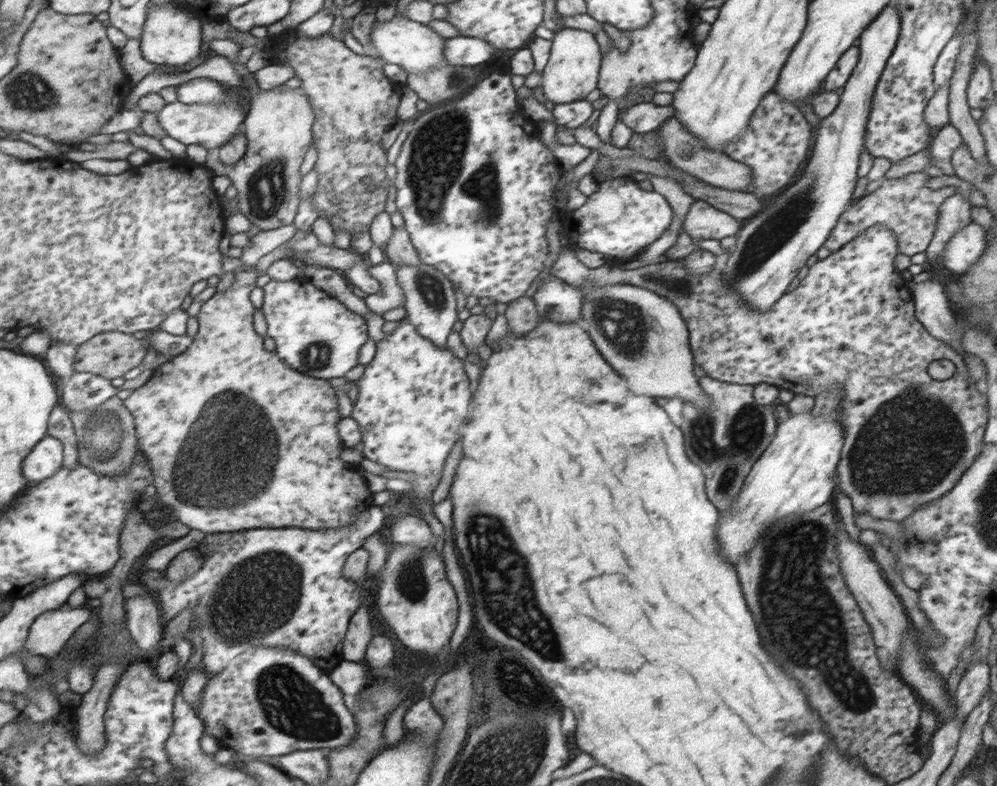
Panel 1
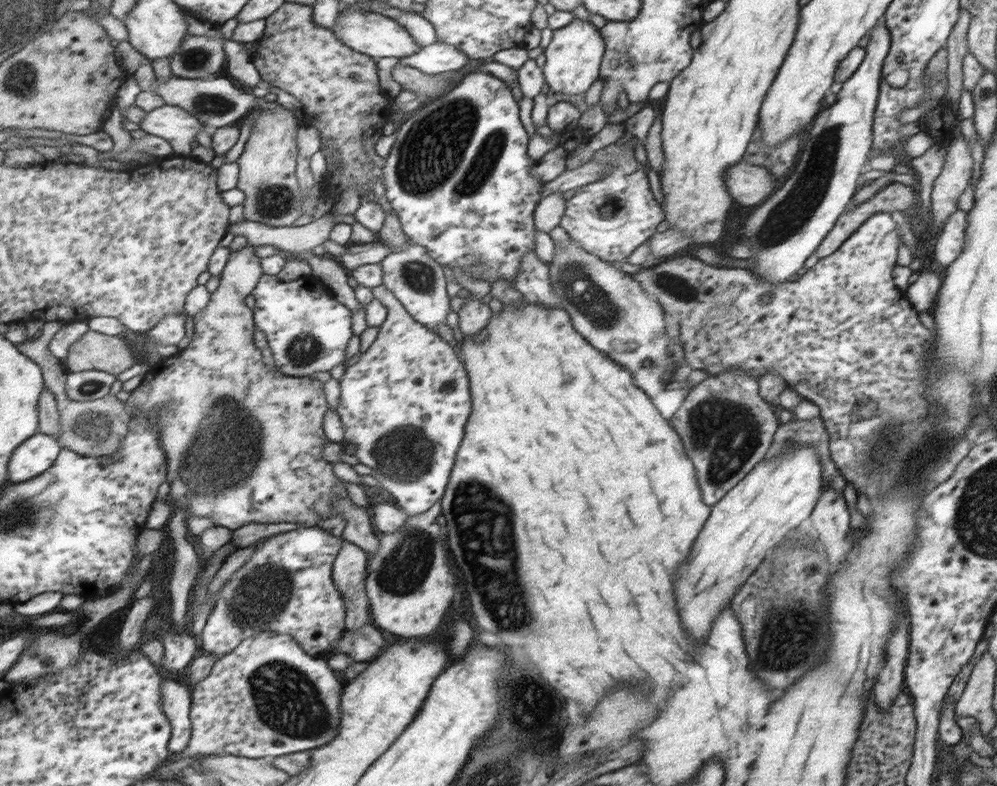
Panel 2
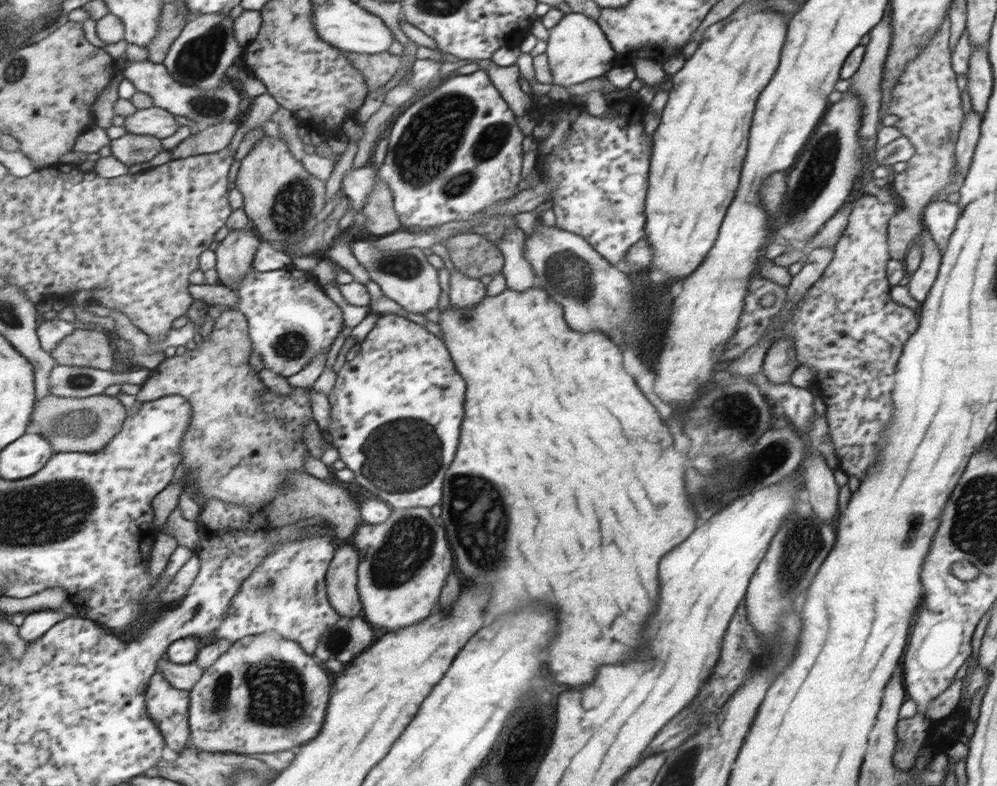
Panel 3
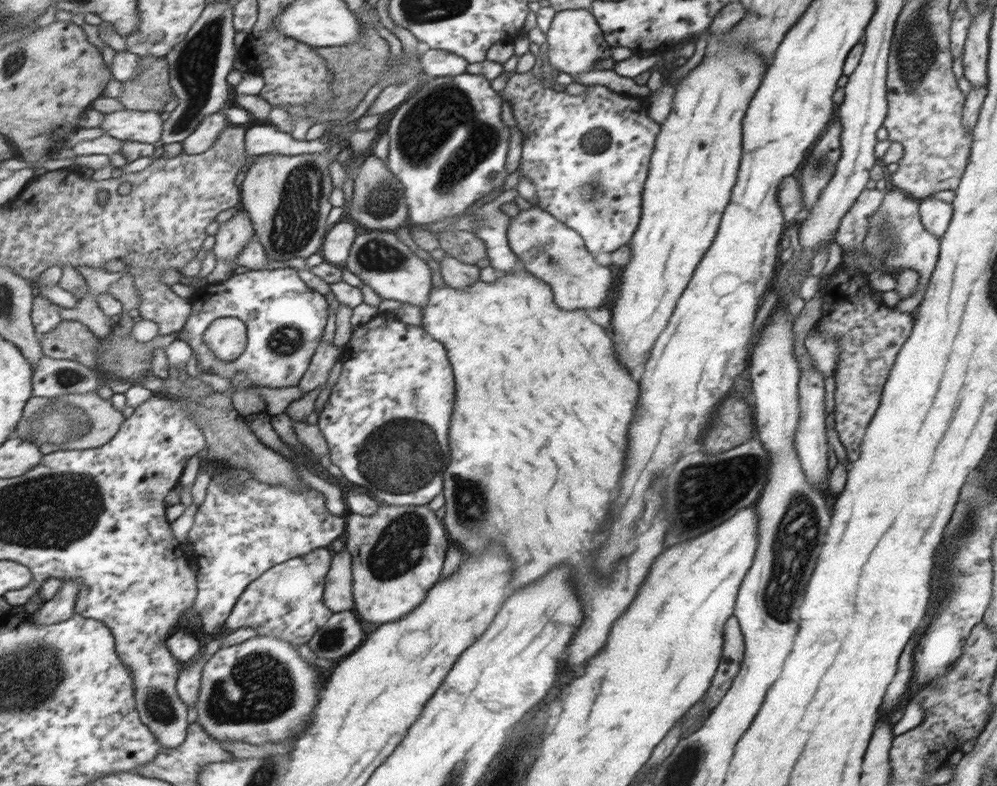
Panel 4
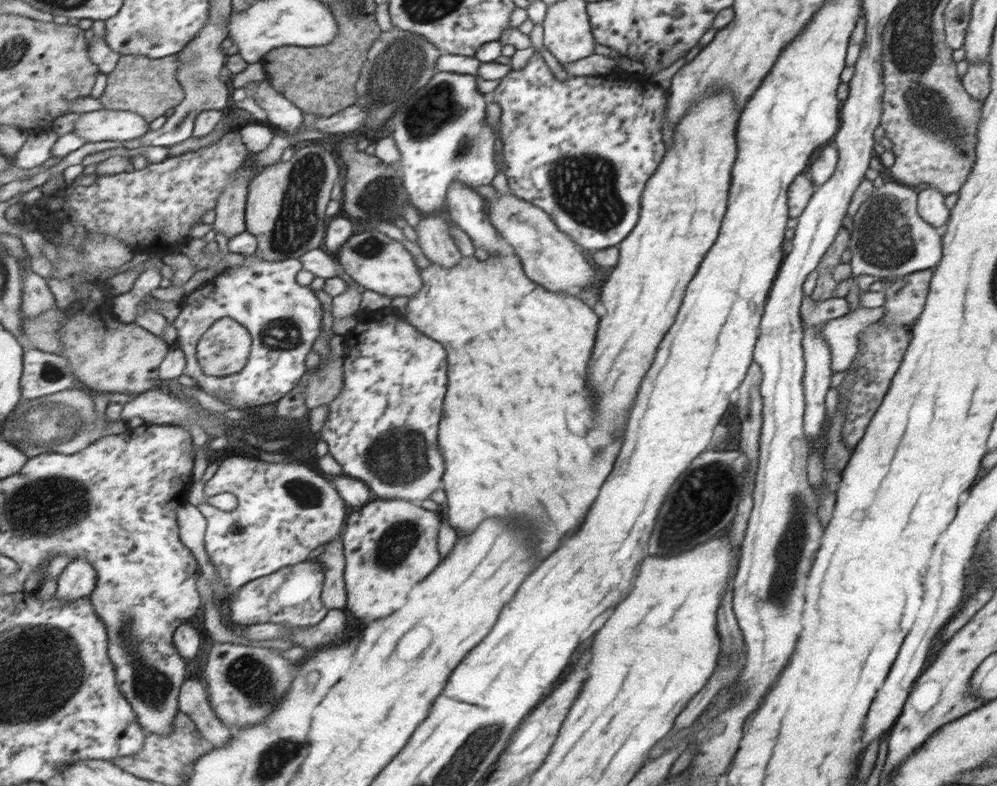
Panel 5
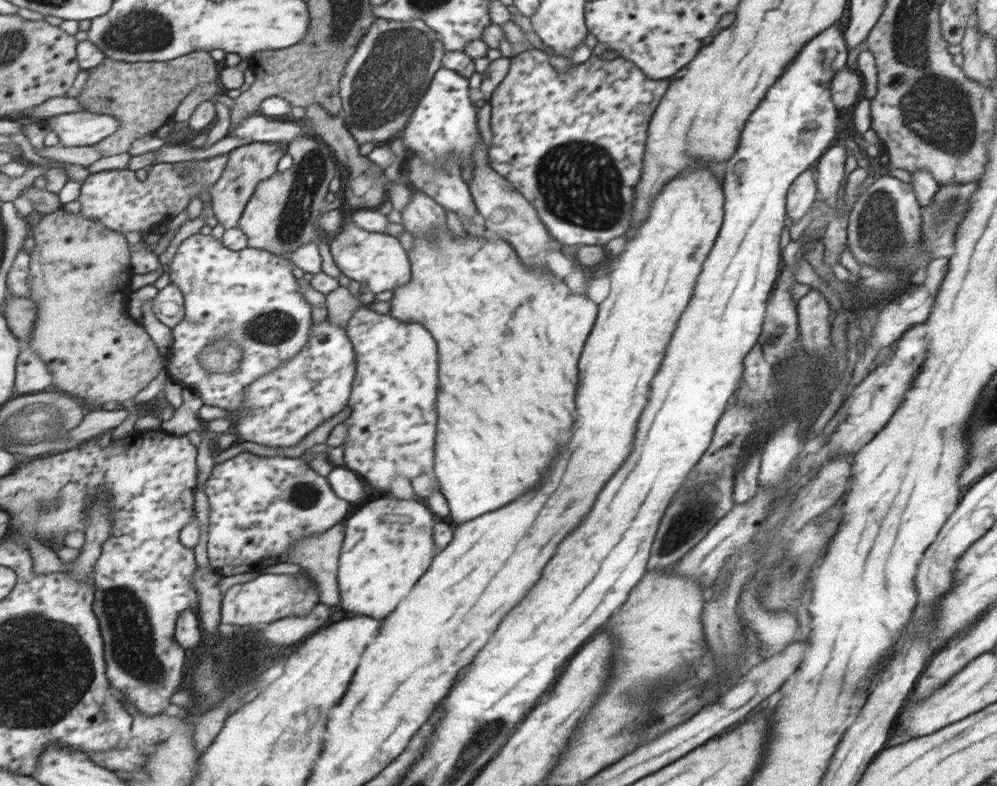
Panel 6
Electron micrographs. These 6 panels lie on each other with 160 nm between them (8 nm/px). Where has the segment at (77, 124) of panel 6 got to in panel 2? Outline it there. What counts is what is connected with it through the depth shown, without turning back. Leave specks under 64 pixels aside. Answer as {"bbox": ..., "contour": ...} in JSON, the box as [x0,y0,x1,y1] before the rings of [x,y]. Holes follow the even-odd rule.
{"bbox":[140,105,216,157],"contour":[[[165,105],[147,112],[140,122],[140,128],[149,135],[165,138],[173,146],[175,155],[191,157],[191,142],[203,130],[213,135],[216,129],[203,124],[191,112],[179,106]]]}

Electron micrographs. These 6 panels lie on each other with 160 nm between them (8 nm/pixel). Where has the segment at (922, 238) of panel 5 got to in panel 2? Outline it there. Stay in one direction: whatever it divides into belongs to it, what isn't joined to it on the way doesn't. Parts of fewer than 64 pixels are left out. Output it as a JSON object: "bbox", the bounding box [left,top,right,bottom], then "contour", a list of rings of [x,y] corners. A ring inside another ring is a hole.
{"bbox":[905,271,941,313],"contour":[[[919,271],[919,277],[909,285],[905,293],[908,294],[909,302],[917,312],[931,313],[937,292],[941,285],[939,274],[935,271]]]}

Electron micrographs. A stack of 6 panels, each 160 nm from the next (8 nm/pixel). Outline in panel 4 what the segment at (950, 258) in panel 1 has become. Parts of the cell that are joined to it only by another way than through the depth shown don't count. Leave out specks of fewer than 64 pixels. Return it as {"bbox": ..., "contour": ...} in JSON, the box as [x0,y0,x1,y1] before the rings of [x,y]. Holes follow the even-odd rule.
{"bbox":[918,197,952,239],"contour":[[[925,197],[918,200],[918,216],[923,228],[939,239],[947,229],[952,207],[935,197]]]}

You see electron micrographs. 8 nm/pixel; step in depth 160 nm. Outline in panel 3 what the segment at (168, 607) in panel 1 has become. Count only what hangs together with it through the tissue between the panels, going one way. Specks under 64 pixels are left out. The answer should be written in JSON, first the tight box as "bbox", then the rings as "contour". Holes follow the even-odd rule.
{"bbox":[209,536,341,655],"contour":[[[329,536],[300,538],[299,540],[287,541],[286,544],[280,546],[244,582],[240,591],[232,600],[232,606],[225,623],[219,627],[213,637],[209,638],[214,643],[219,640],[231,640],[235,644],[235,642],[245,639],[251,634],[259,635],[263,632],[277,632],[288,640],[296,641],[309,655],[314,655],[321,639],[325,636],[325,632],[329,632],[329,628],[333,628],[341,618],[336,608],[329,604],[327,584],[325,584],[329,564],[335,558],[336,547],[336,540]]]}

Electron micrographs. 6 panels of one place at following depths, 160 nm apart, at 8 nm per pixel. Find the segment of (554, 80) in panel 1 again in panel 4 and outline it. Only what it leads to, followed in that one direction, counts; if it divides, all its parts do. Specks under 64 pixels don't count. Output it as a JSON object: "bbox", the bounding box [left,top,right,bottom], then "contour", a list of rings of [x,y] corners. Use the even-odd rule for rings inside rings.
{"bbox":[544,9,610,76],"contour":[[[587,9],[555,11],[544,35],[548,61],[558,72],[565,72],[570,76],[581,74],[581,72],[594,70],[592,66],[596,60],[610,57],[609,54],[605,54],[607,42],[604,40],[603,33],[596,23],[595,17],[591,12],[587,12]]]}

